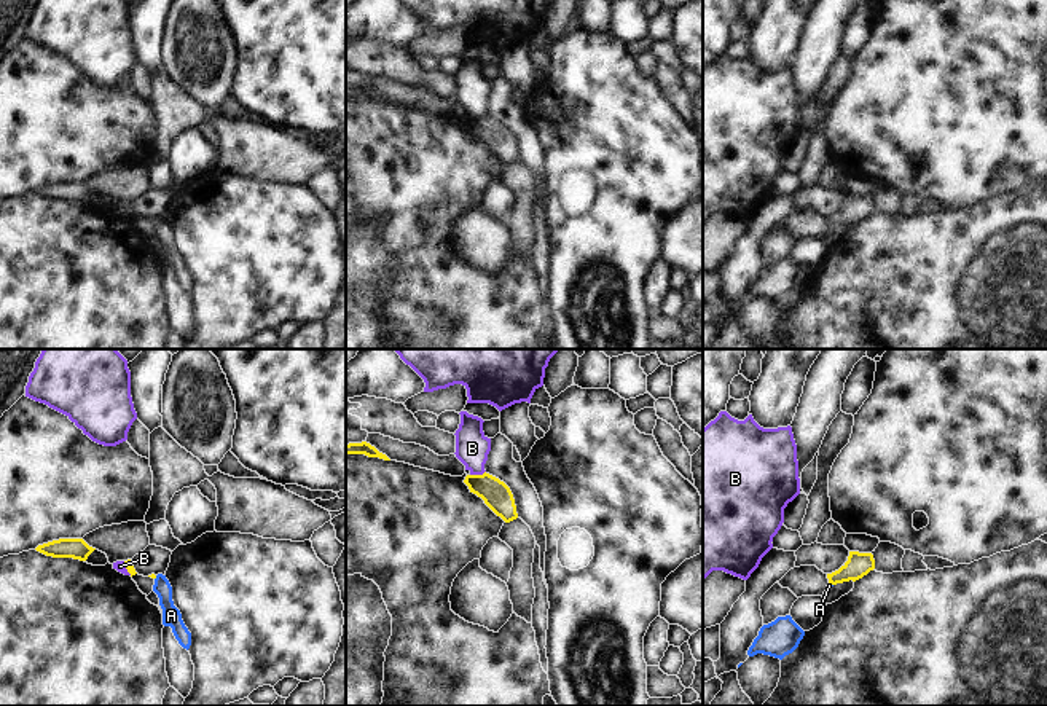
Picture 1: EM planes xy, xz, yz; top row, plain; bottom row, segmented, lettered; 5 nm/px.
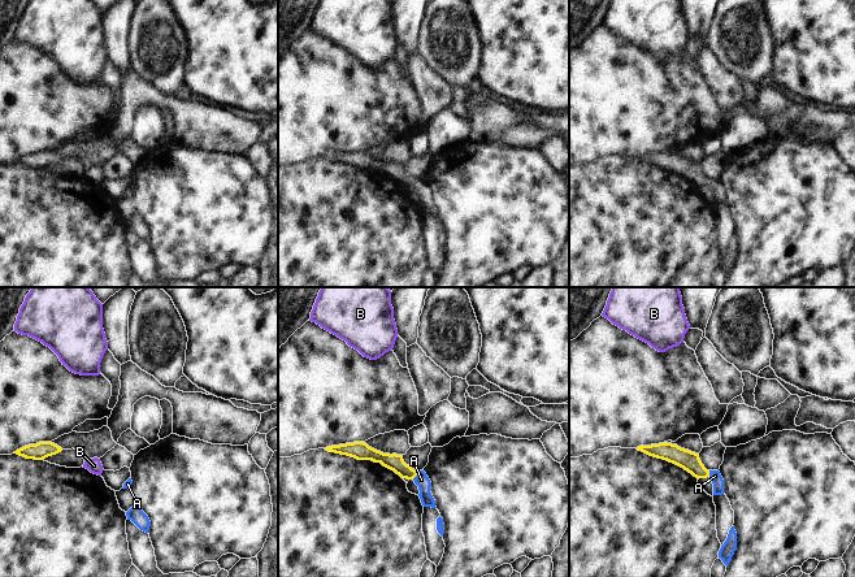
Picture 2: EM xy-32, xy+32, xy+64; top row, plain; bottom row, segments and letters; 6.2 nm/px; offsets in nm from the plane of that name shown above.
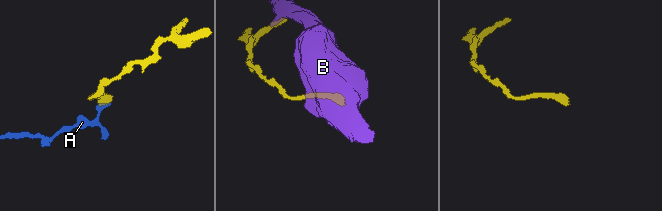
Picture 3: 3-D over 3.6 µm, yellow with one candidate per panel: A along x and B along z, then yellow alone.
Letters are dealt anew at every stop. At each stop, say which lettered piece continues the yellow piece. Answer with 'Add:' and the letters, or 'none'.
Add: A

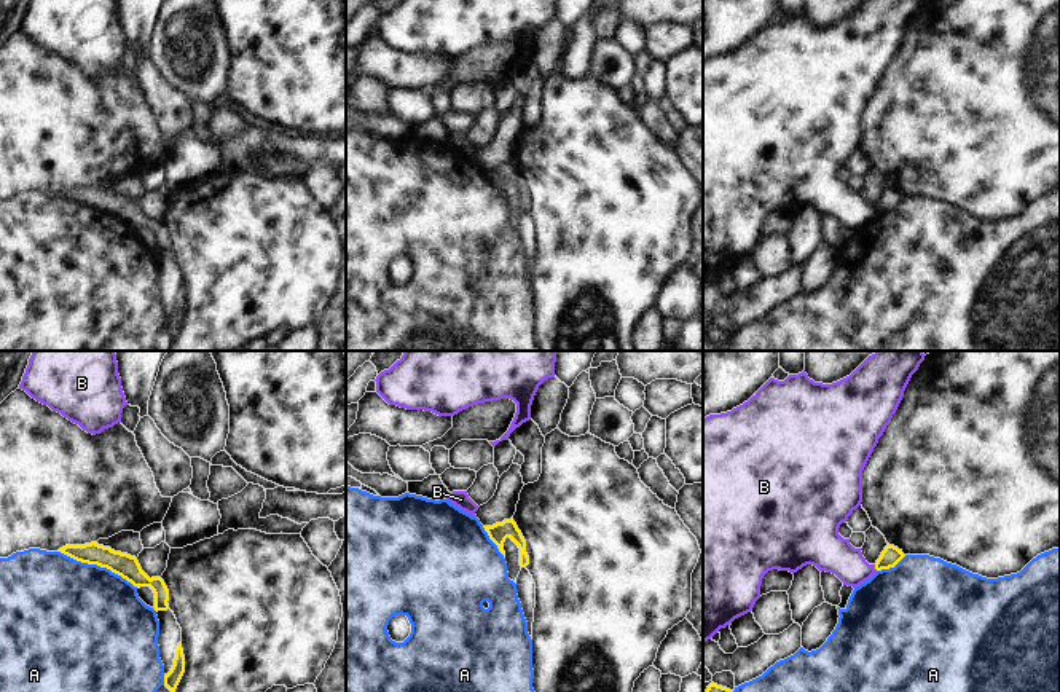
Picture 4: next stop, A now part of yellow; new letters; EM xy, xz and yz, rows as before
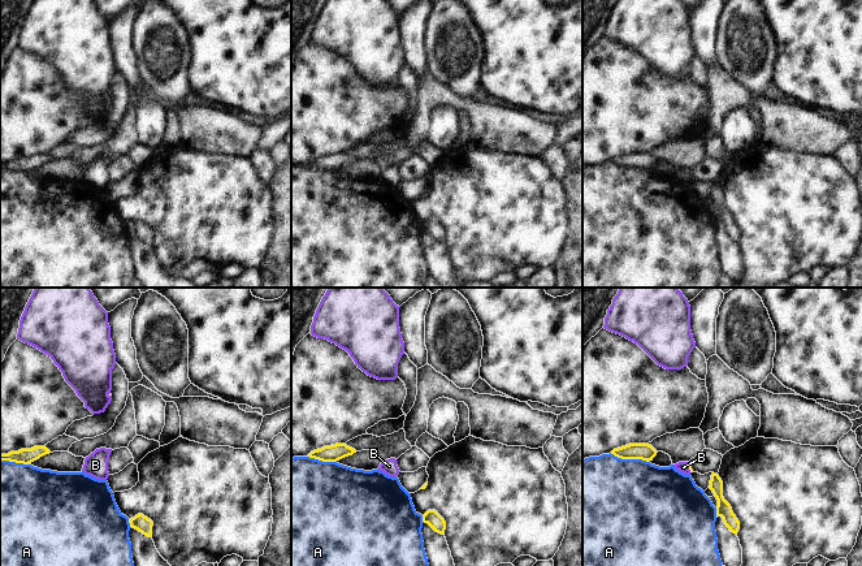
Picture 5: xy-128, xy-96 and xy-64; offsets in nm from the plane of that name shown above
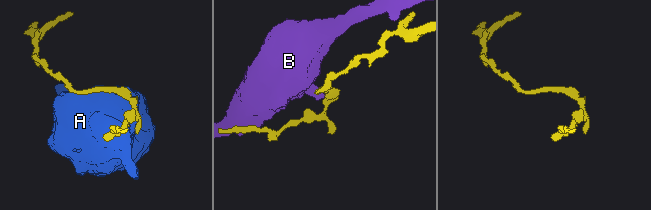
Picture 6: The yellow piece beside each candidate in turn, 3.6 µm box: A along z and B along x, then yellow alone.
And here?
Add: none

